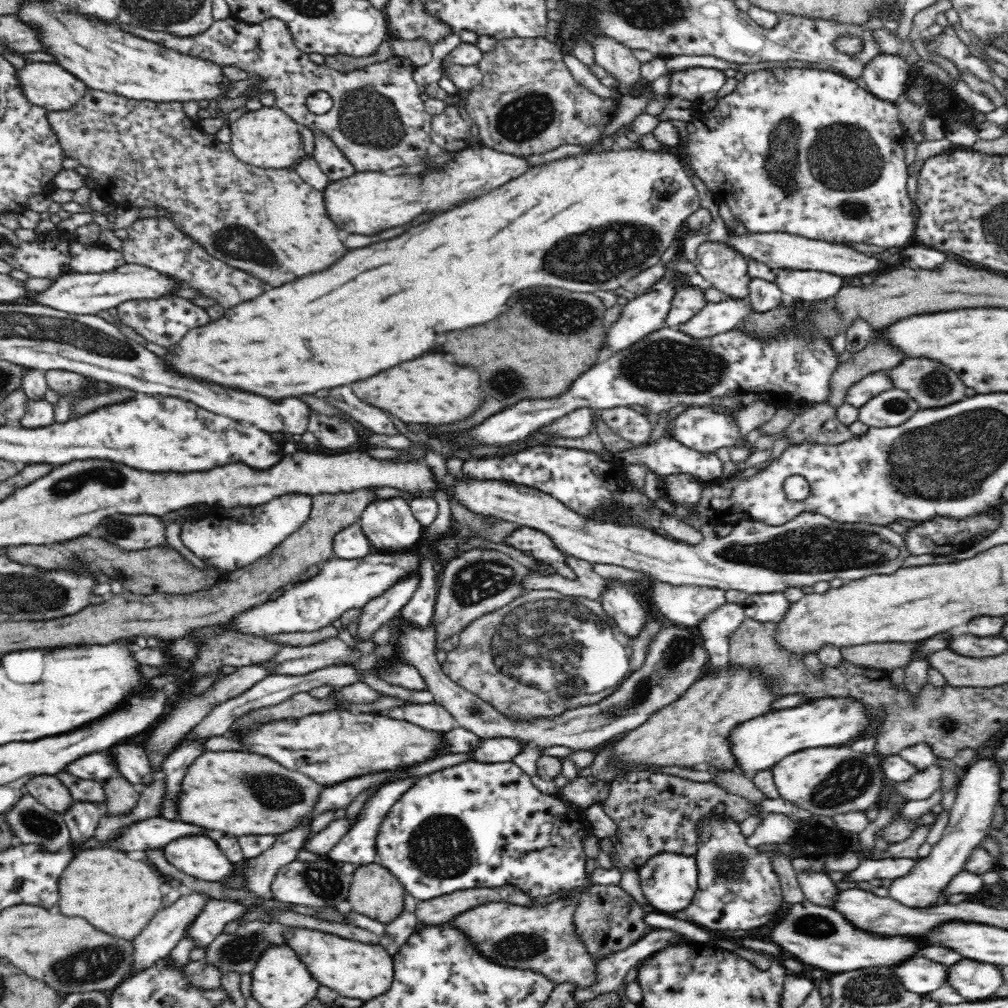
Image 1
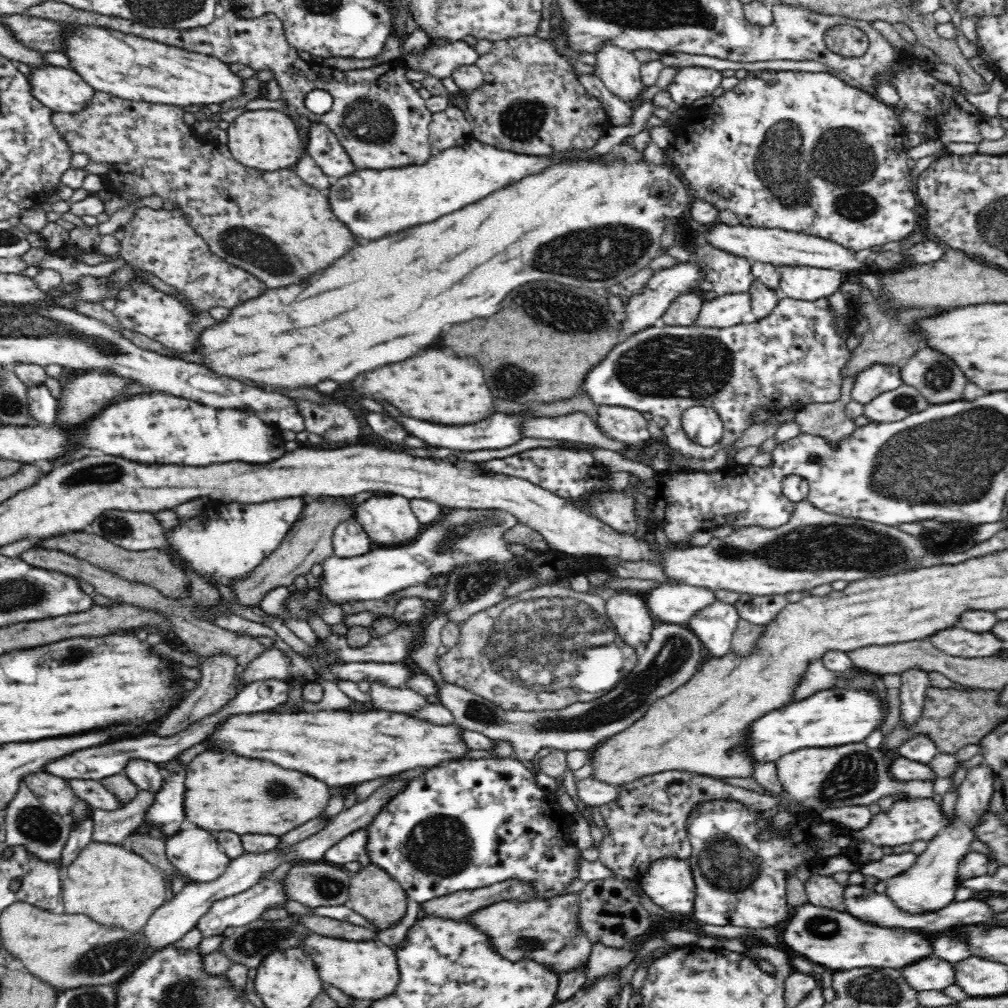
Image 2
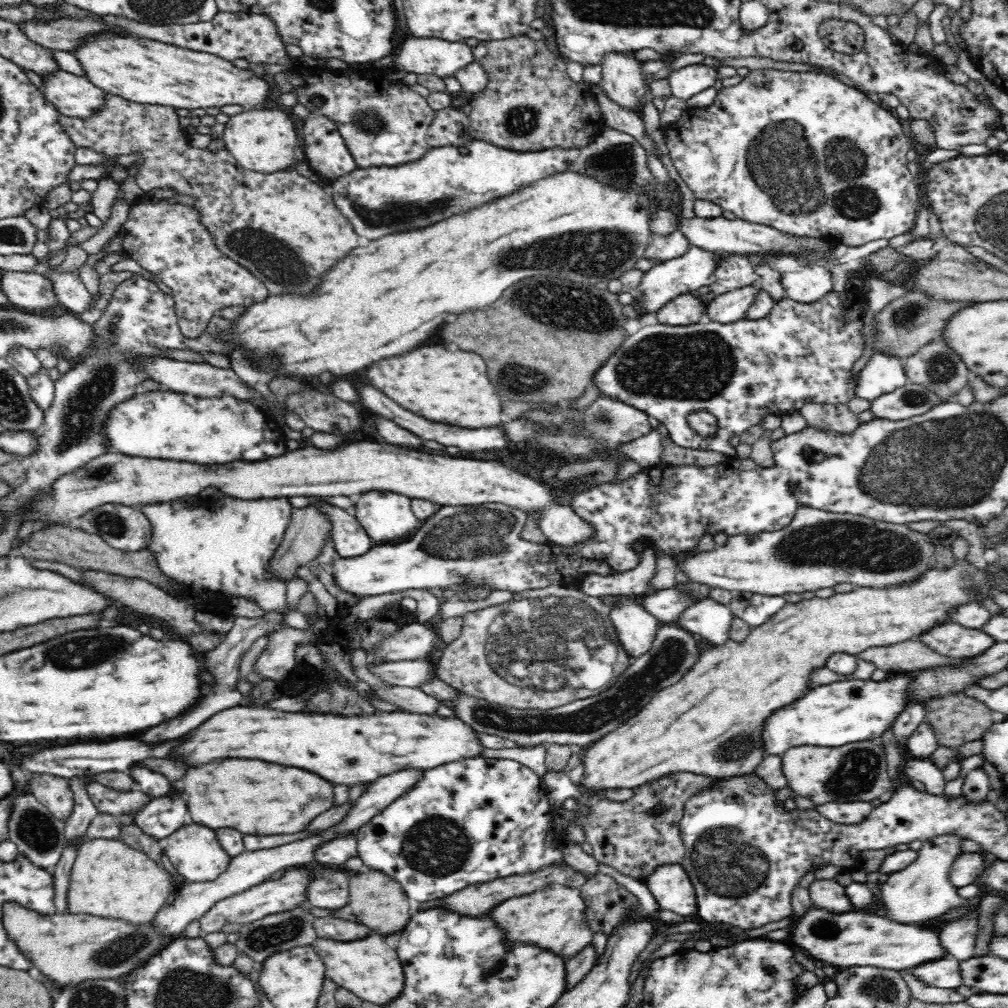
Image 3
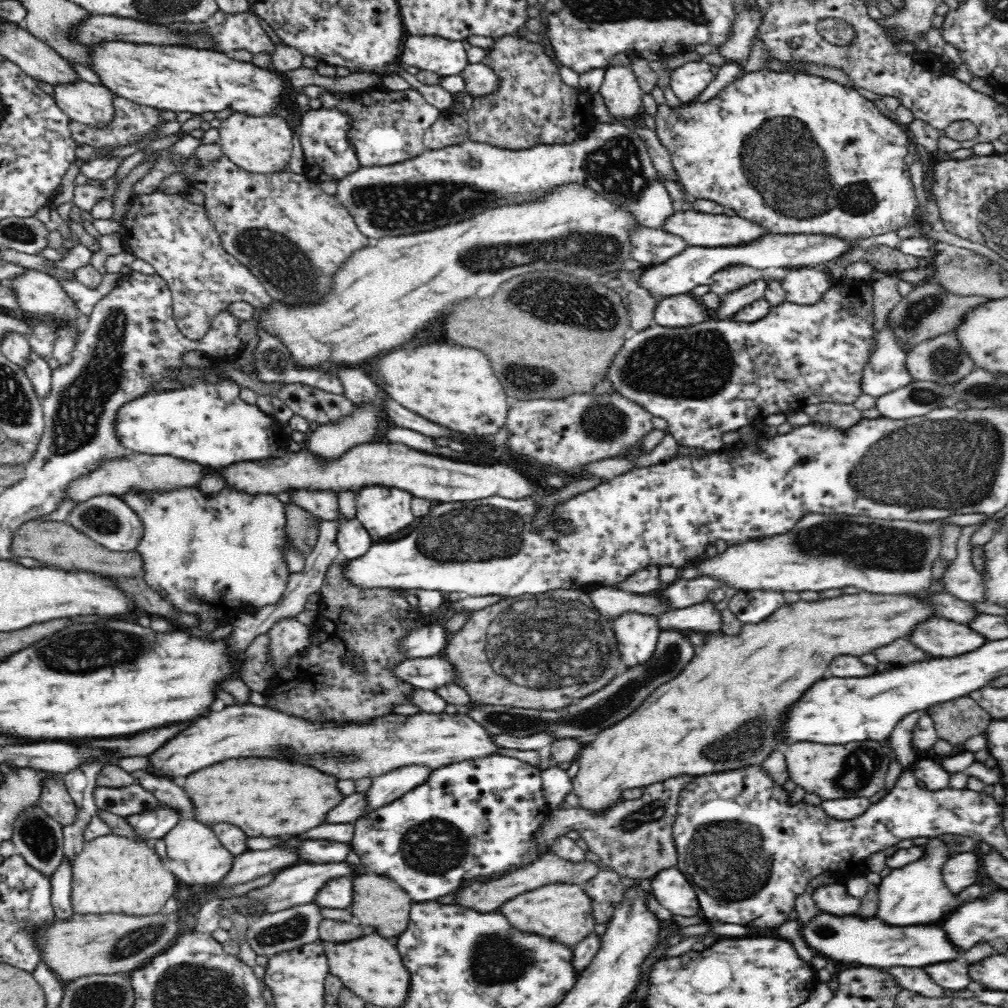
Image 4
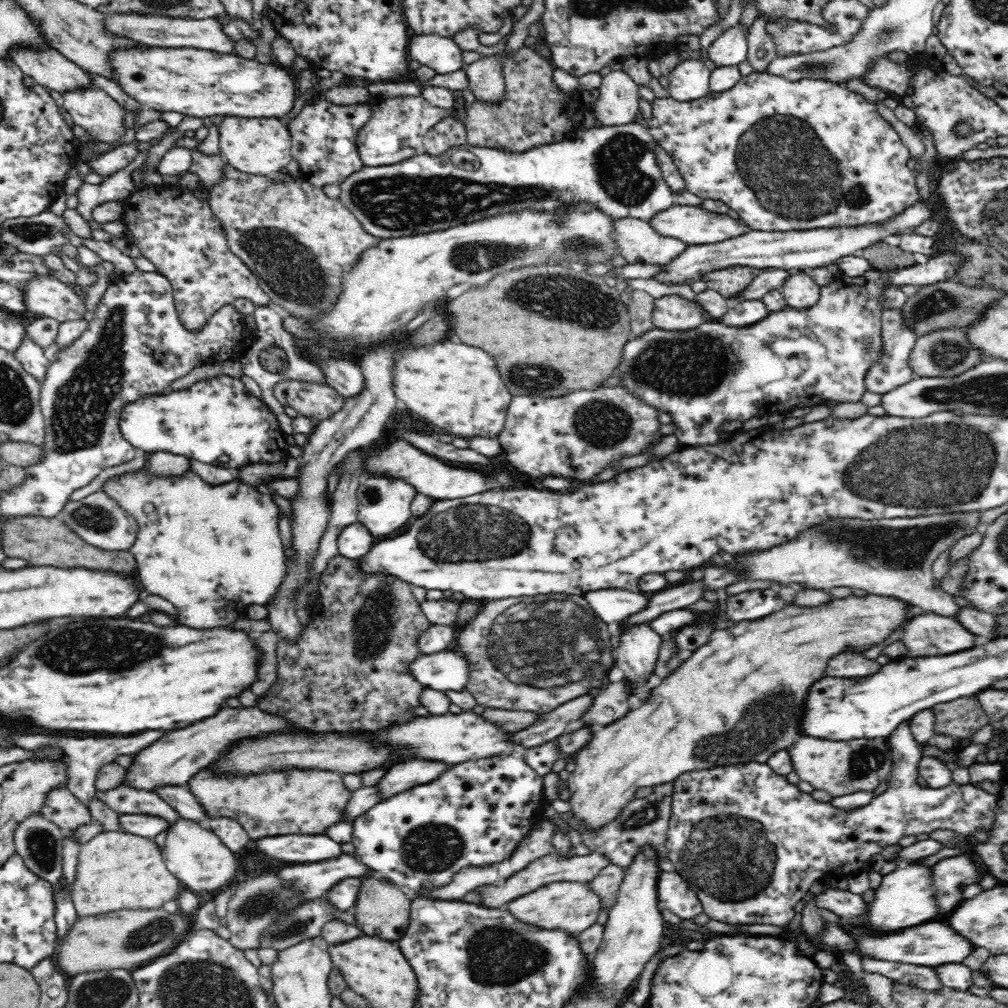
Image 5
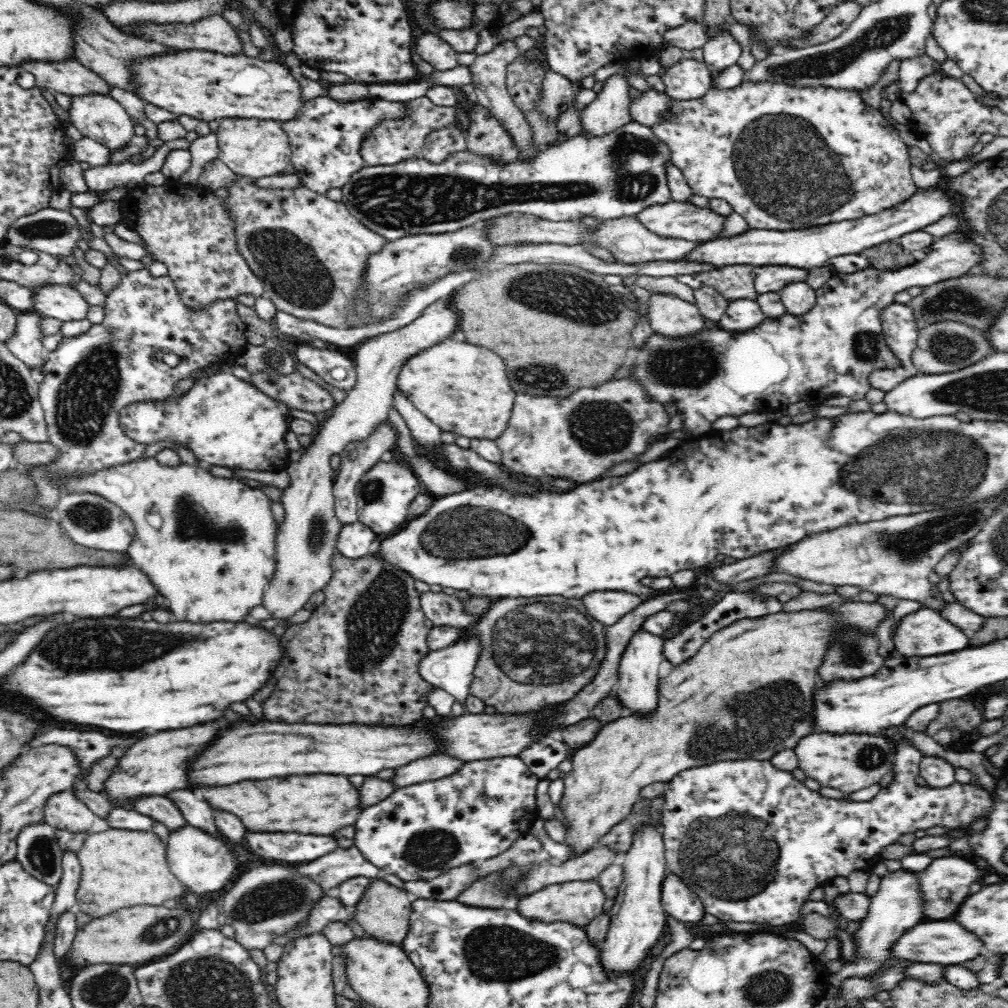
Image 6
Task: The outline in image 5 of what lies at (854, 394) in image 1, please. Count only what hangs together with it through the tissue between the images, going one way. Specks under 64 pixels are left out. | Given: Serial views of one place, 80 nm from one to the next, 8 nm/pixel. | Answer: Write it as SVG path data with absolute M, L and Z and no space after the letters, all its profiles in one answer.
M885 310L881 315L883 349L880 352L880 358L876 358L876 362L868 368L864 378L866 390L870 392L883 395L916 377L908 365L908 360L918 337L912 330L904 326L902 316L897 310Z

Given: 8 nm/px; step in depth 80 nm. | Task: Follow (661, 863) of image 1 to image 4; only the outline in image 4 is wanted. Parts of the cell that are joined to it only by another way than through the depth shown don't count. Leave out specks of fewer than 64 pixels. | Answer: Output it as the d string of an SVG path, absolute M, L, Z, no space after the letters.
M677 866L662 868L649 879L652 895L664 908L678 916L700 915L700 903L688 878Z

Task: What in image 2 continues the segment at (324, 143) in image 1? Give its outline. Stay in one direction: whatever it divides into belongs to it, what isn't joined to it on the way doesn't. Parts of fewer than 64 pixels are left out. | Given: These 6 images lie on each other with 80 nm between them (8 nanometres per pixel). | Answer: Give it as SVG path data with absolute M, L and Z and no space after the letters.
M311 122L306 147L307 153L332 181L357 169L336 135L322 122Z

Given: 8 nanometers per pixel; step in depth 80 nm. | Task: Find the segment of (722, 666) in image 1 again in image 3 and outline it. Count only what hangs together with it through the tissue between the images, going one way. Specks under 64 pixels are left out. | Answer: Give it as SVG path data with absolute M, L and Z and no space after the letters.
M709 596L687 608L676 623L680 628L684 627L688 632L698 637L703 645L719 647L725 645L731 638L730 627L734 614L730 605L720 604Z

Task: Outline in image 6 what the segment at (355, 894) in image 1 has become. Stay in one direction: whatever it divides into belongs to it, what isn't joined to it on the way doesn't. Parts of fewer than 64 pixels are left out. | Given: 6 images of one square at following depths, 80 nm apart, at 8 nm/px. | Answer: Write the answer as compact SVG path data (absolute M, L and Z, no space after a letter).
M383 877L371 880L363 898L354 906L354 920L362 926L370 937L384 942L402 943L409 928L412 897L403 889L398 889L383 880Z

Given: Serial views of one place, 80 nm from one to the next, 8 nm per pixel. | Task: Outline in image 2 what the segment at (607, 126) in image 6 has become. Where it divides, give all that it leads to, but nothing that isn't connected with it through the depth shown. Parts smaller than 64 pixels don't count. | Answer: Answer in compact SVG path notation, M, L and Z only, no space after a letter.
M604 44L596 52L596 67L601 81L621 100L637 101L646 88L640 81L641 62L632 51L613 44Z

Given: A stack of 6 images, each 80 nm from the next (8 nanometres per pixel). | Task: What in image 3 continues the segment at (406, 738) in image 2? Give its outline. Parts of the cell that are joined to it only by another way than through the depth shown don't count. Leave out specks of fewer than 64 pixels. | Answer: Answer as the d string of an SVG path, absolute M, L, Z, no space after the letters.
M246 705L234 706L234 708L228 708L228 710L222 710L218 714L214 714L210 720L206 720L202 726L198 726L194 732L185 735L186 742L176 750L174 754L174 759L182 758L185 760L188 765L194 764L204 764L204 762L212 762L212 760L222 760L222 758L256 758L256 760L266 760L266 762L278 762L282 766L296 766L296 768L302 768L302 770L310 770L314 772L317 776L321 778L326 778L327 782L335 785L344 785L346 787L353 787L355 785L361 784L370 784L382 778L384 776L389 776L396 772L402 770L429 770L436 768L436 766L446 765L448 762L460 761L466 758L479 757L479 752L483 750L476 737L476 731L466 725L466 723L460 721L458 717L452 716L450 718L442 718L438 715L431 714L412 714L404 711L376 711L374 714L366 715L352 715L344 716L343 714L318 714L317 712L277 712L269 706L266 707L248 707Z

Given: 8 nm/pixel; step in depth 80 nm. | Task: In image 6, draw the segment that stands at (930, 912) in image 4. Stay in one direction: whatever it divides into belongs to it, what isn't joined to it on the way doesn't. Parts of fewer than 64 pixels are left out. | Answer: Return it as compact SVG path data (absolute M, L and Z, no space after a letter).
M901 868L888 876L881 877L879 892L871 897L868 914L863 918L860 928L855 932L856 961L845 961L842 970L831 975L832 985L839 987L844 978L865 978L872 972L880 971L880 966L890 960L890 946L900 938L906 930L927 920L924 909L924 891L920 887L920 872Z

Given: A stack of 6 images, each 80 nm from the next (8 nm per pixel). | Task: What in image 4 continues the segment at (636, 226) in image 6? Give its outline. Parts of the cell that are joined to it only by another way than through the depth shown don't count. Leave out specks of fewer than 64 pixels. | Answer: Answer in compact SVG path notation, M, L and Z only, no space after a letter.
M644 225L631 236L631 243L631 258L645 266L660 265L688 247L681 236L665 230L650 229Z

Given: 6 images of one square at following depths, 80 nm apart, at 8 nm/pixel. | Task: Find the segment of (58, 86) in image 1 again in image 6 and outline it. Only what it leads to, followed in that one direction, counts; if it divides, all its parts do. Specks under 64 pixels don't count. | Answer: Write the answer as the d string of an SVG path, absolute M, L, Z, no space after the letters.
M84 94L69 97L70 124L86 138L116 150L126 146L135 135L130 115L110 95Z

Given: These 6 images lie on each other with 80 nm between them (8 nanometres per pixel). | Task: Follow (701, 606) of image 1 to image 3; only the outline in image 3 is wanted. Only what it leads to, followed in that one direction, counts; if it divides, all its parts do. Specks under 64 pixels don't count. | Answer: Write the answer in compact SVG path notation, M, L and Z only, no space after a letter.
M675 585L662 590L649 591L639 597L639 600L648 614L652 614L664 624L677 622L687 608L704 598L706 596L695 596L695 594L685 592L683 588Z

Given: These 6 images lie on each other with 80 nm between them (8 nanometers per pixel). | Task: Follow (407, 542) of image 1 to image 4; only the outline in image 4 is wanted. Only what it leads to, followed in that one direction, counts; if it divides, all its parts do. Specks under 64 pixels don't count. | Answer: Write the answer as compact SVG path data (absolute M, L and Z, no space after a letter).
M374 485L361 488L356 497L356 518L370 533L373 543L385 542L385 538L408 528L416 520L411 509L412 494L398 488Z

